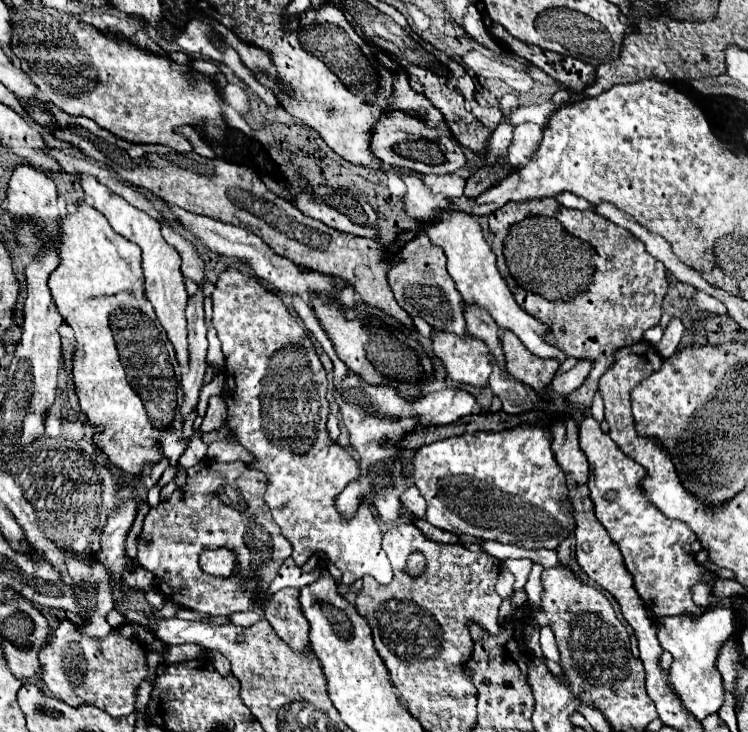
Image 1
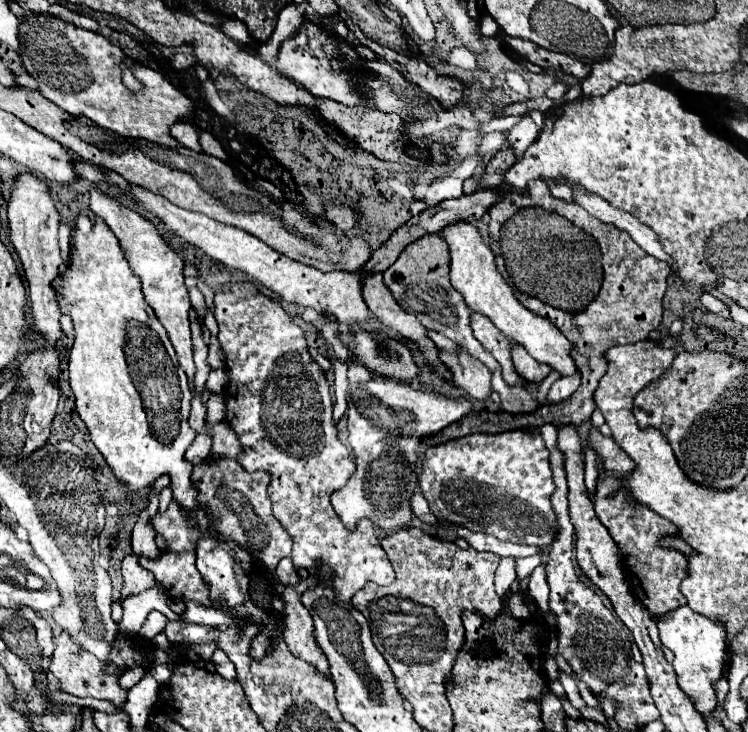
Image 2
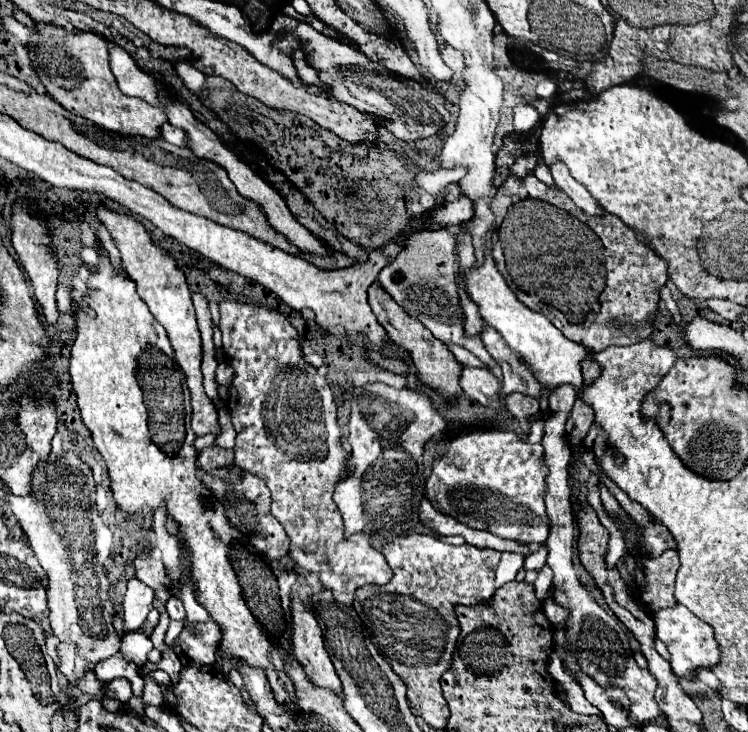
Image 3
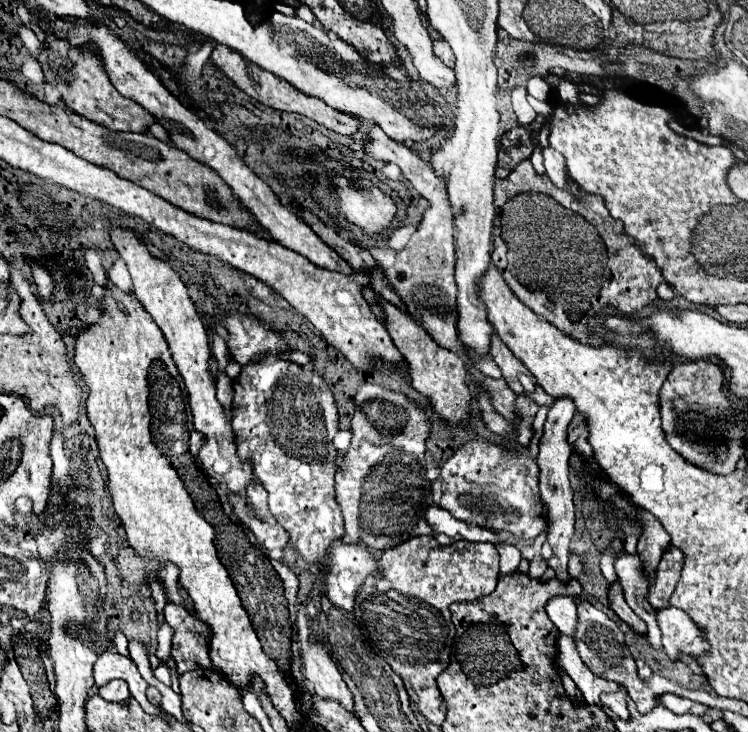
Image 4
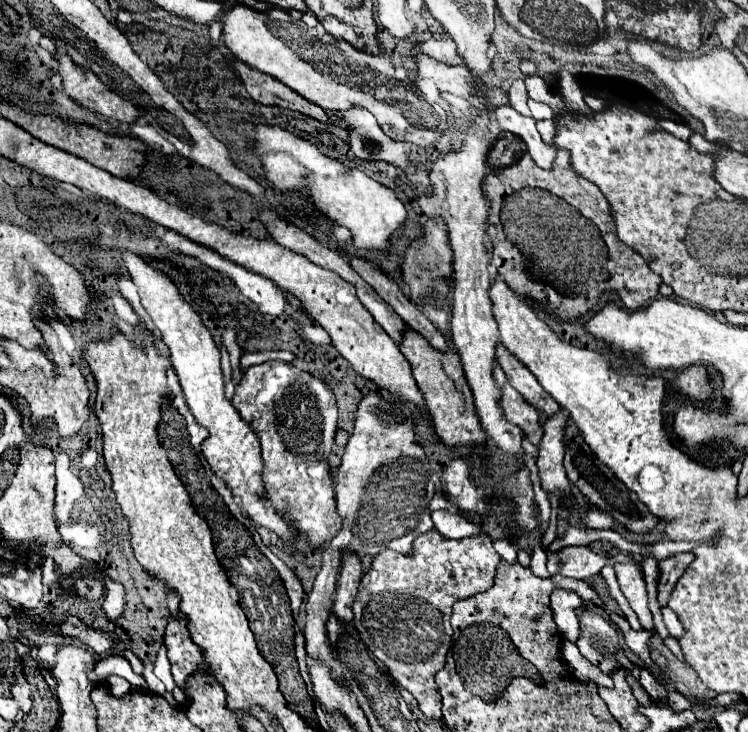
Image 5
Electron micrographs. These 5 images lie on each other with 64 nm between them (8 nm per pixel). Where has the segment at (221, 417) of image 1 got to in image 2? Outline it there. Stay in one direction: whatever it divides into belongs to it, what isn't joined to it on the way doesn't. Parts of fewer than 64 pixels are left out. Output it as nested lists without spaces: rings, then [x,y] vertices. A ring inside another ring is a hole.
[[[212,394],[206,404],[206,424],[214,426],[226,418],[226,400],[224,396]]]

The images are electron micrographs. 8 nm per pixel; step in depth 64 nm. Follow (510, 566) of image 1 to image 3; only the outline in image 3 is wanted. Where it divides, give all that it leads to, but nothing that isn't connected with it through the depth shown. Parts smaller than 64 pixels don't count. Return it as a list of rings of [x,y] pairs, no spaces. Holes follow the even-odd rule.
[[[543,544],[534,554],[530,554],[530,556],[524,558],[524,566],[522,566],[522,568],[524,568],[526,572],[528,572],[528,570],[540,570],[540,568],[546,564],[547,555],[547,547]]]

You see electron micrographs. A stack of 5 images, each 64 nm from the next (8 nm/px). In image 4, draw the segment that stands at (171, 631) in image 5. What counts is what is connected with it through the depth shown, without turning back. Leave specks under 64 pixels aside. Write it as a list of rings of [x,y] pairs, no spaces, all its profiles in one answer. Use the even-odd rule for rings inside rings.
[[[172,602],[166,604],[164,616],[166,622],[174,628],[172,658],[176,660],[178,674],[198,667],[210,668],[212,663],[208,652],[208,628],[204,628],[200,620],[190,616],[184,606]]]

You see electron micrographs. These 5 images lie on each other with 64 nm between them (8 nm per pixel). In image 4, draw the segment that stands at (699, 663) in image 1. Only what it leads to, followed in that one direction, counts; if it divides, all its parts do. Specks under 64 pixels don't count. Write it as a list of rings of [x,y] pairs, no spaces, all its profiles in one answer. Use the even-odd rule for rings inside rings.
[[[674,606],[658,610],[656,622],[662,630],[662,644],[670,660],[680,662],[680,654],[704,656],[704,652],[708,652],[708,642],[704,640],[700,626],[686,616],[684,610]]]

